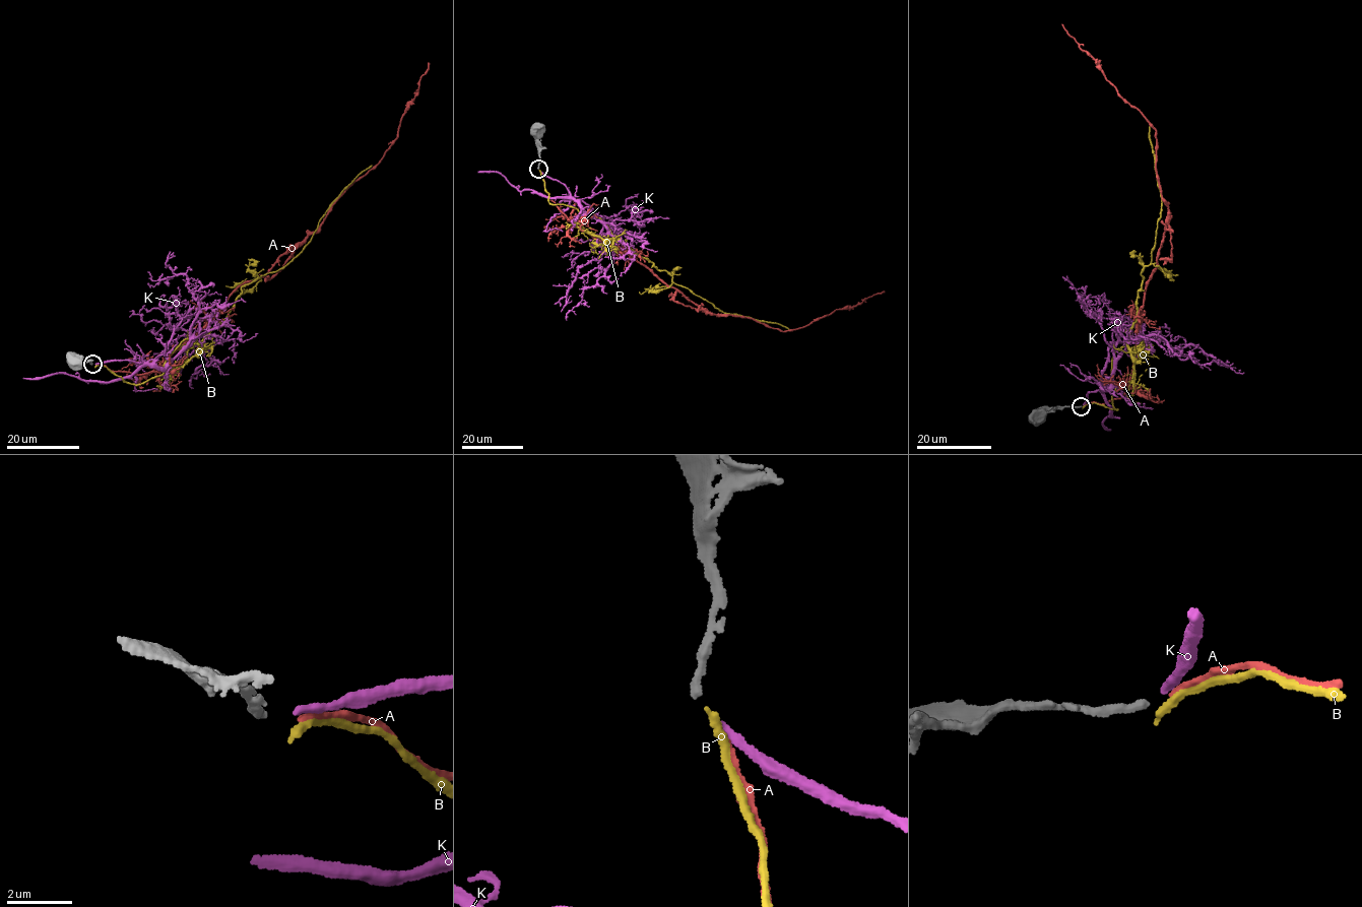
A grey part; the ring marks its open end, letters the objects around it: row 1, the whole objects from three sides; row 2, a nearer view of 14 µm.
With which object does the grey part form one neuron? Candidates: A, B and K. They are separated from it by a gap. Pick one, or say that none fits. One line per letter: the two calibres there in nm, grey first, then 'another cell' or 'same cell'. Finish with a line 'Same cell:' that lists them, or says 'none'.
A: 280/200 nm | another cell
B: 280/280 nm | another cell
K: 280/260 nm | same cell
Same cell: K

